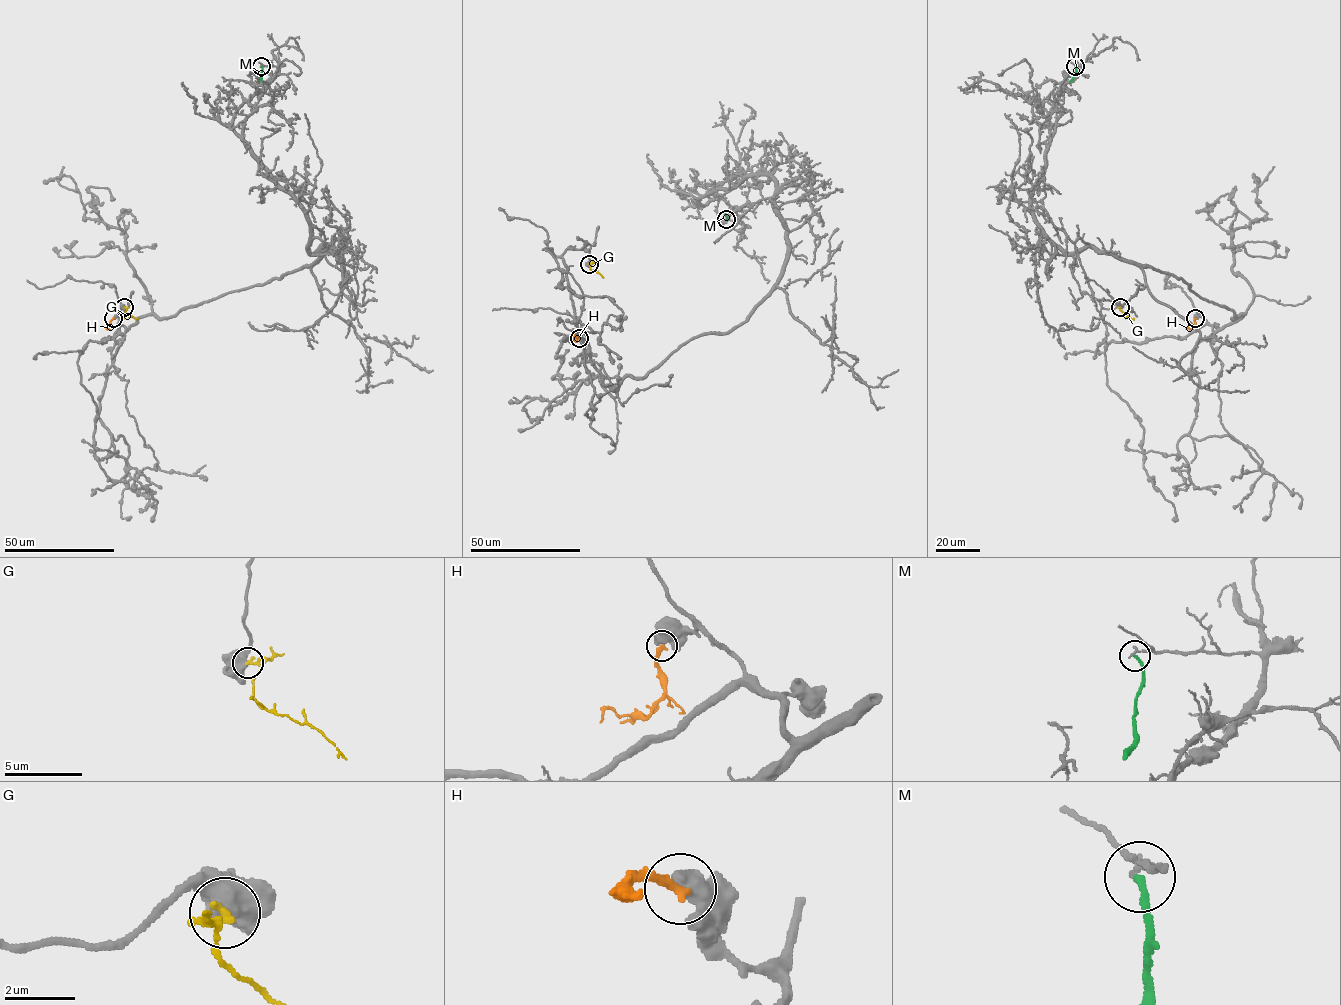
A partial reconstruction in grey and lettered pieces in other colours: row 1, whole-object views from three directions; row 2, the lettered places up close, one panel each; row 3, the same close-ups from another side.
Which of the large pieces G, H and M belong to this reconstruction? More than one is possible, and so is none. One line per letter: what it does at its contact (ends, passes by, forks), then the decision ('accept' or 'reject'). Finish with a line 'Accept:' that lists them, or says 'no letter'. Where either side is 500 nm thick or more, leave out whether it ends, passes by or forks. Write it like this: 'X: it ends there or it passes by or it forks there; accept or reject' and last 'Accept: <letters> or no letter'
G: reject
H: reject
M: it ends there; reject
Accept: no letter

